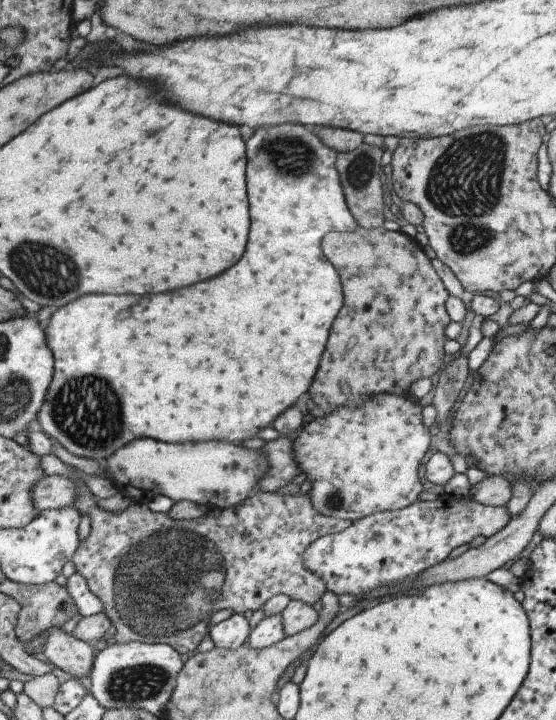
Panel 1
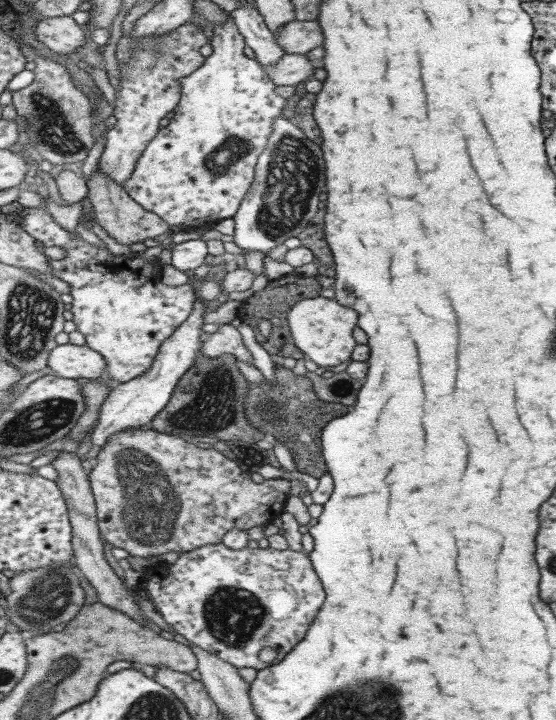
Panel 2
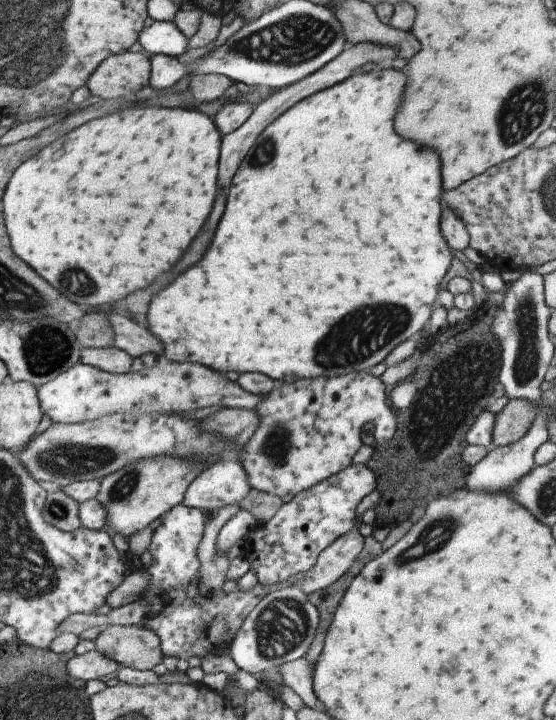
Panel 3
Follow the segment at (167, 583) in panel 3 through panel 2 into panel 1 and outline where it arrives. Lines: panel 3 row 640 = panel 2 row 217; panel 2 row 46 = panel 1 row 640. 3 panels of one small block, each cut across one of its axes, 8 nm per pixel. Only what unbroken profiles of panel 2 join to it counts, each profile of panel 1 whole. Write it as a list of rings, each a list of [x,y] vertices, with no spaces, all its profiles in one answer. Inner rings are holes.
[[[235,614],[212,626],[209,635],[215,648],[236,650],[244,645],[246,638],[250,635],[249,627],[248,620],[242,614]]]

